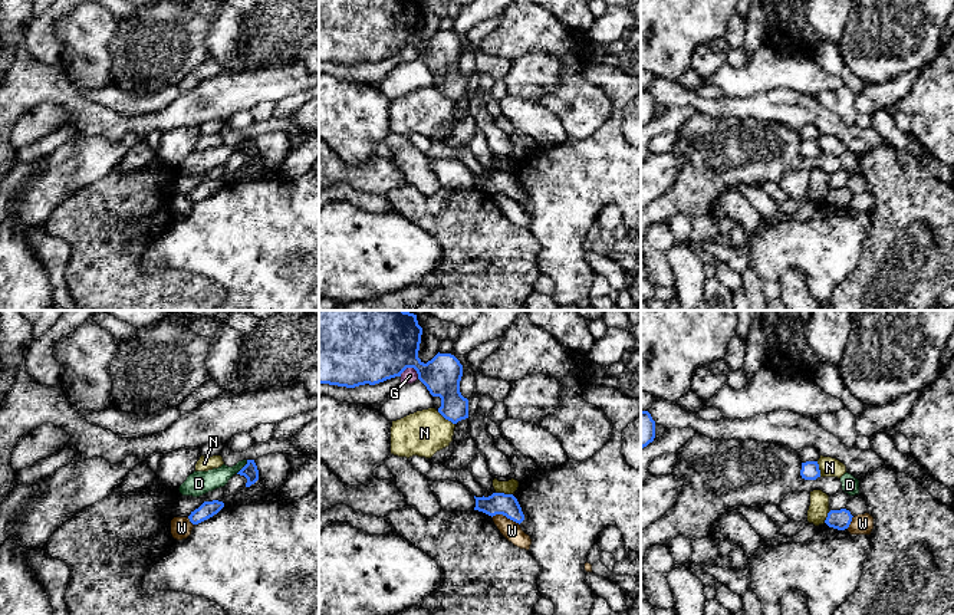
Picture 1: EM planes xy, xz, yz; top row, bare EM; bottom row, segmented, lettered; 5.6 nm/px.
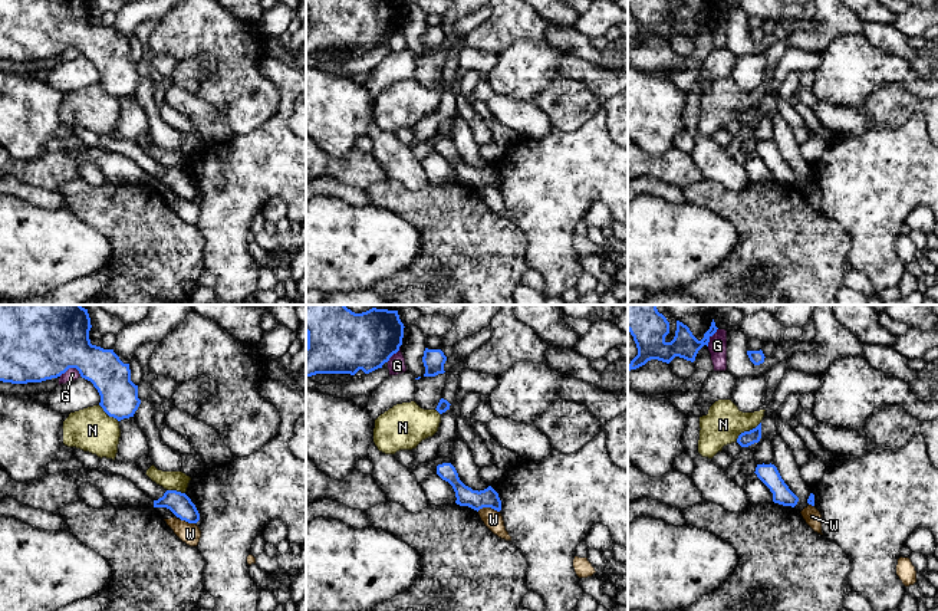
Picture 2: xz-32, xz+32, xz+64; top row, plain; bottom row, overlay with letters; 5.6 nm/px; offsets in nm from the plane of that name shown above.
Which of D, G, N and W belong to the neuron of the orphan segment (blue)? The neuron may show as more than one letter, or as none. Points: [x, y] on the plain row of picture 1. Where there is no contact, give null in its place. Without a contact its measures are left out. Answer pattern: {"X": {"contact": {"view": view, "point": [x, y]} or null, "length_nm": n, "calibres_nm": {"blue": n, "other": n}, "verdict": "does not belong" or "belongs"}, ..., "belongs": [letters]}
{"D": {"contact": {"view": "xy", "point": [243, 145]}, "length_nm": 100, "calibres_nm": {"blue": 90, "other": 130}, "verdict": "does not belong"}, "G": {"contact": {"view": "xz", "point": [411, 45]}, "length_nm": 110, "calibres_nm": {"blue": 360, "other": 90}, "verdict": "does not belong"}, "N": {"contact": {"view": "xz", "point": [446, 96]}, "length_nm": 130, "calibres_nm": {"blue": 220, "other": 260}, "verdict": "does not belong"}, "W": {"contact": {"view": "xz", "point": [506, 194]}, "length_nm": 170, "calibres_nm": {"blue": 130, "other": 110}, "verdict": "does not belong"}, "belongs": []}

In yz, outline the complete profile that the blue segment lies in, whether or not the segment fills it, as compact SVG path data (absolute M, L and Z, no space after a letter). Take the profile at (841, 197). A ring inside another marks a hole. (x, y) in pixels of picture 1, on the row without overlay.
M840 187L840 188L830 188L828 191L828 195L825 198L825 201L829 205L838 207L838 208L845 208L849 205L851 200L852 200L852 193L849 188L846 187Z

